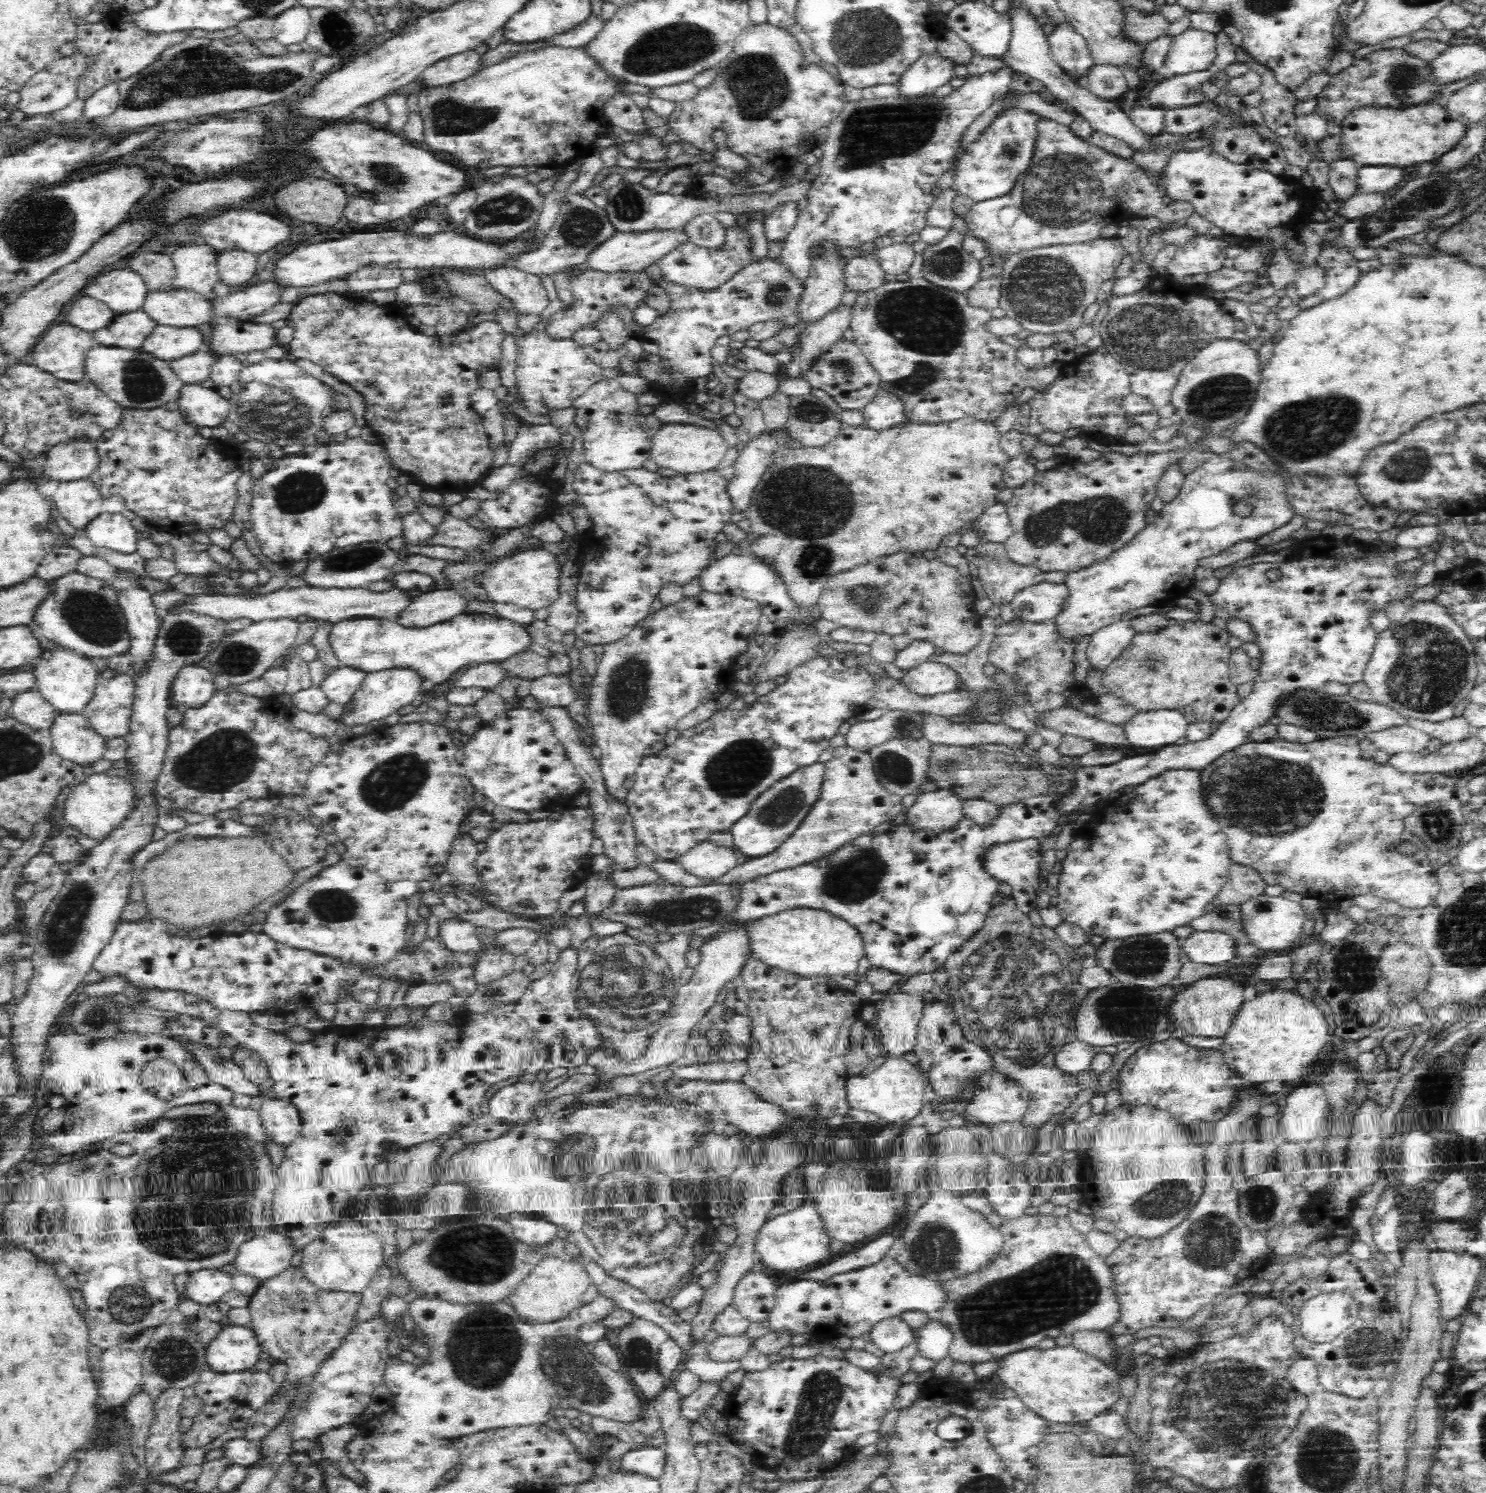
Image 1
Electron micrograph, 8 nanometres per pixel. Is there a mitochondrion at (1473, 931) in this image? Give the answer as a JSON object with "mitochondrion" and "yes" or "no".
{"mitochondrion":"yes"}

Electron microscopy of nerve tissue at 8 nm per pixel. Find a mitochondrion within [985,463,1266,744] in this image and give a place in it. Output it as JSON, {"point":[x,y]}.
{"point":[1097,521]}

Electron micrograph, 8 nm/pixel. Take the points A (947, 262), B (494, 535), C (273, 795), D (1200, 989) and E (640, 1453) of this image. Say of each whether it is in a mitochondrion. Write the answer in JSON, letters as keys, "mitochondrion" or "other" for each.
{"A":"mitochondrion","B":"other","C":"other","D":"other","E":"other"}

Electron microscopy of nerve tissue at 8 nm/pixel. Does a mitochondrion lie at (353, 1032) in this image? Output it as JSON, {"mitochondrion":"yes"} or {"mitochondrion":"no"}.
{"mitochondrion":"no"}

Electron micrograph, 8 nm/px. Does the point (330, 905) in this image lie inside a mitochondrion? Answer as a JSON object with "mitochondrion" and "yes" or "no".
{"mitochondrion":"yes"}

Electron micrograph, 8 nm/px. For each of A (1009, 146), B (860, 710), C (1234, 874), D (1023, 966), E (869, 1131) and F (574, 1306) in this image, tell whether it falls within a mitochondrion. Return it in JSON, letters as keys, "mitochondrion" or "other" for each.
{"A":"mitochondrion","B":"other","C":"other","D":"mitochondrion","E":"other","F":"other"}

